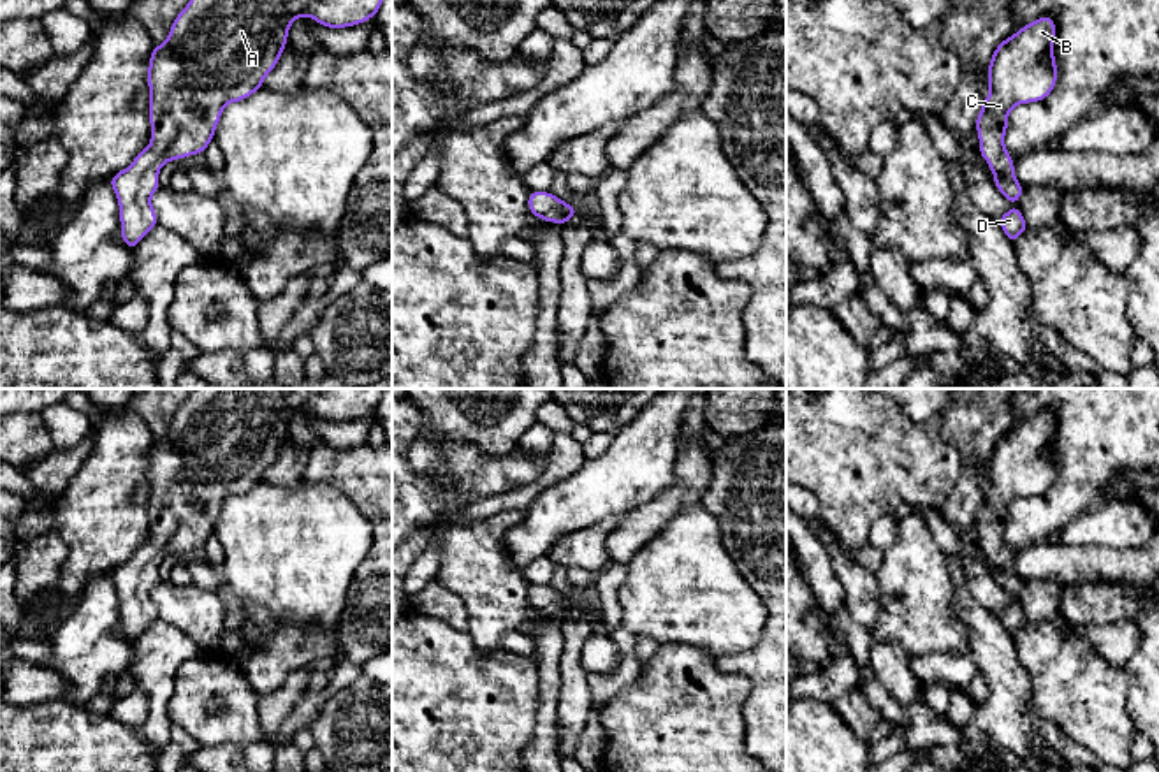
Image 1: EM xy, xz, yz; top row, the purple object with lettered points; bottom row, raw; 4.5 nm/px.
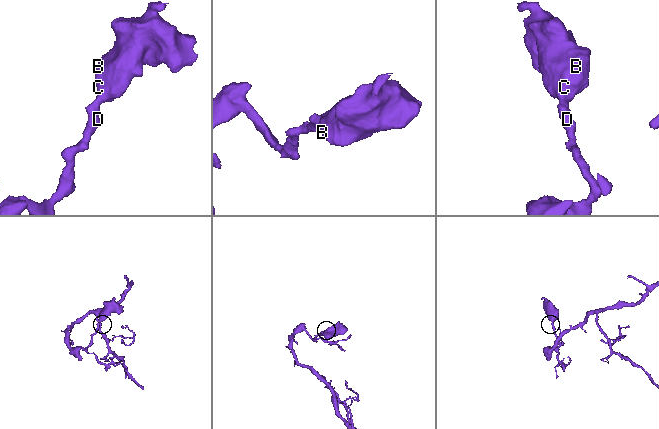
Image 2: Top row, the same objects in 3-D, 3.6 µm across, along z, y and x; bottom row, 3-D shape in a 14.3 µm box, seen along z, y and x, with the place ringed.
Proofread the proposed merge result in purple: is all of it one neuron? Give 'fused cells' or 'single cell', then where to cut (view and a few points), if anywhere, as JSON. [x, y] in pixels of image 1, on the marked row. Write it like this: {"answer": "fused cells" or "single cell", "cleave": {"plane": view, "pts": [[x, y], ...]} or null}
{"answer": "single cell", "cleave": null}

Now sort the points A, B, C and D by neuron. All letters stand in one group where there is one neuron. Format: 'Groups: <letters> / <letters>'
Groups: A B C D

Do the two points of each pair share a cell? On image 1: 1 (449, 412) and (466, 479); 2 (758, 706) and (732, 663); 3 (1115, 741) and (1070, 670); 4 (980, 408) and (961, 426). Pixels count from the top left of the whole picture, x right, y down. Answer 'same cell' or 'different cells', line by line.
1: different cells
2: same cell
3: same cell
4: same cell

